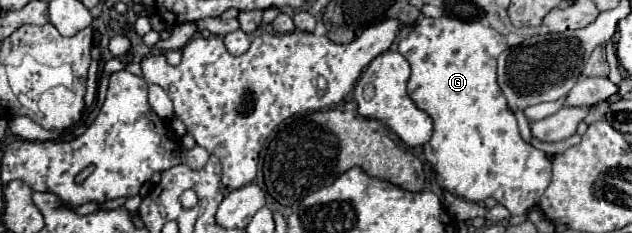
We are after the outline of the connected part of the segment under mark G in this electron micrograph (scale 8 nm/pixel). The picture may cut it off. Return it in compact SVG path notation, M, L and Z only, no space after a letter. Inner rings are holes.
M420 17L410 35L400 41L398 51L412 67L408 95L420 109L428 111L434 121L434 133L424 145L424 157L436 169L438 185L466 201L484 201L494 197L510 211L510 215L524 215L540 201L540 195L544 195L550 183L552 163L542 151L520 139L516 115L508 109L506 99L500 95L500 87L496 83L496 59L506 47L504 35L488 25L480 25L478 21L468 23L454 17Z

